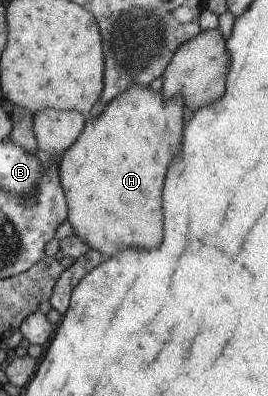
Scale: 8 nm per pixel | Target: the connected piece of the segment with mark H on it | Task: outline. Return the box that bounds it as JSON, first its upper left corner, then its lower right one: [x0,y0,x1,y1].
[59,86,186,259]

